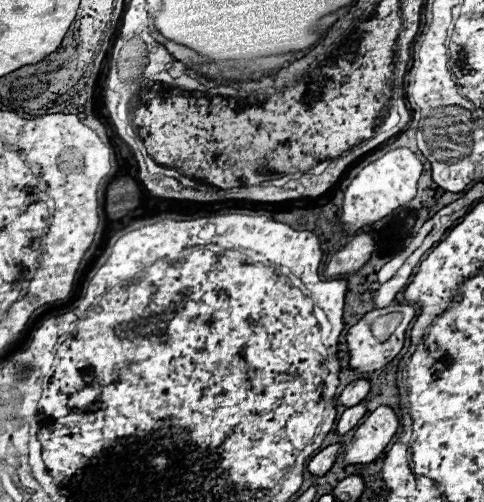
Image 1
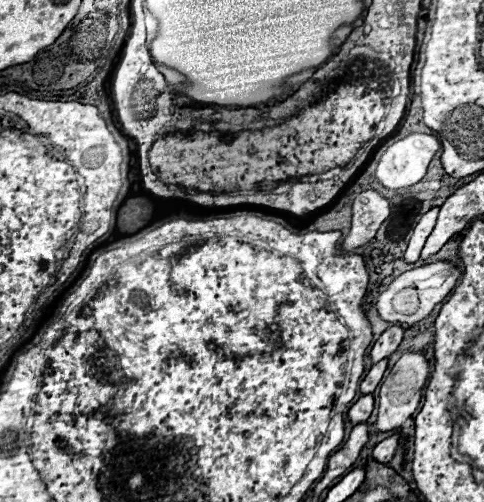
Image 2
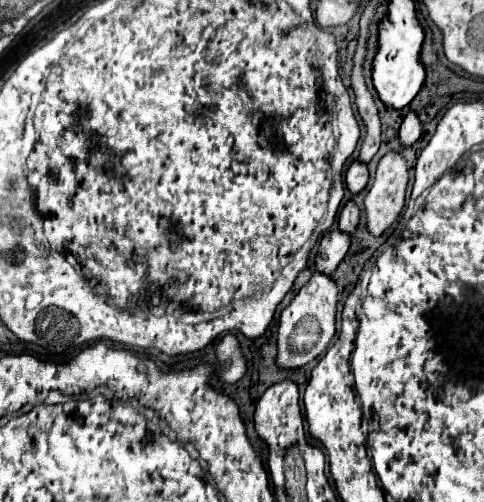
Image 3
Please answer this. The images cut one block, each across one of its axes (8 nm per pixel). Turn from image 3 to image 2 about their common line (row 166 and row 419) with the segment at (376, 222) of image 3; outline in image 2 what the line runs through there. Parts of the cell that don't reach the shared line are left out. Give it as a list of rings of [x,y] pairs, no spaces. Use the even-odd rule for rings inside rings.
[[[420,352],[402,354],[402,358],[396,362],[396,366],[390,370],[388,378],[384,378],[380,386],[380,398],[378,398],[380,408],[378,408],[378,420],[376,420],[378,432],[390,432],[390,430],[400,428],[416,412],[428,374],[430,374],[430,364],[424,358],[424,354]]]

